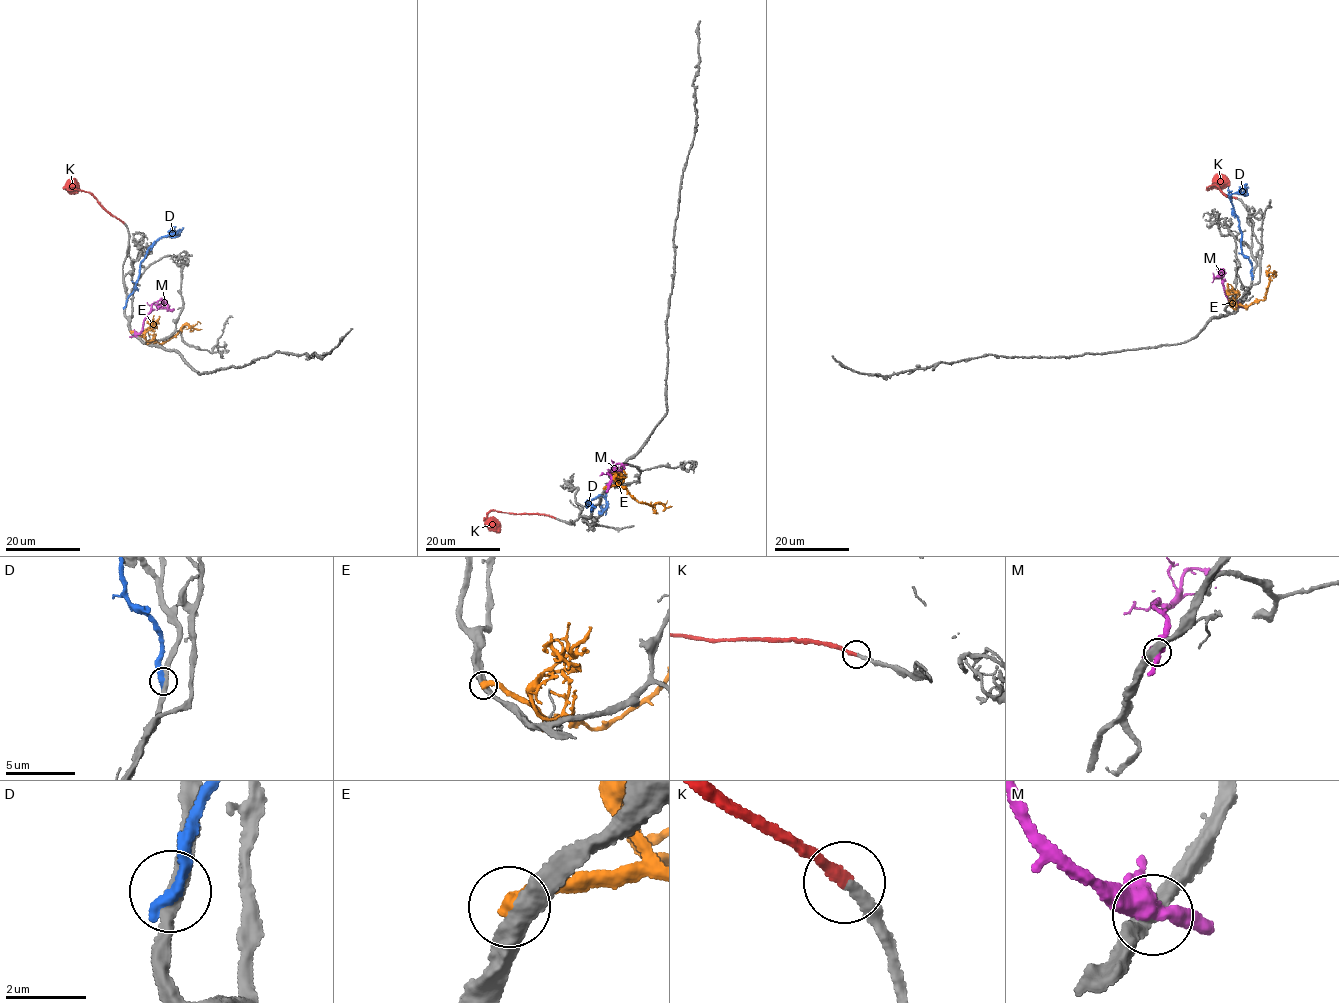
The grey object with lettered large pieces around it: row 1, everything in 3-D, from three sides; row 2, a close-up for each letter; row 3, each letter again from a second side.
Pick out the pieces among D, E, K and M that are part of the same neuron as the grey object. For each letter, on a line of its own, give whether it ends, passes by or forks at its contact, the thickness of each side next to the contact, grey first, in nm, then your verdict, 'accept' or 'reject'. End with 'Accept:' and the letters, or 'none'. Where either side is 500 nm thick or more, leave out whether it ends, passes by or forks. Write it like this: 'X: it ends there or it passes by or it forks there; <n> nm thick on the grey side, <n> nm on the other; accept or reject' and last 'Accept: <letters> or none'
D: it ends there; 320 nm thick on the grey side, 400 nm on the other; reject
E: it ends there; 400 nm thick on the grey side, 420 nm on the other; reject
K: it ends there; 240 nm thick on the grey side, 280 nm on the other; accept
M: it forks there; 400 nm thick on the grey side, 400 nm on the other; reject
Accept: K

